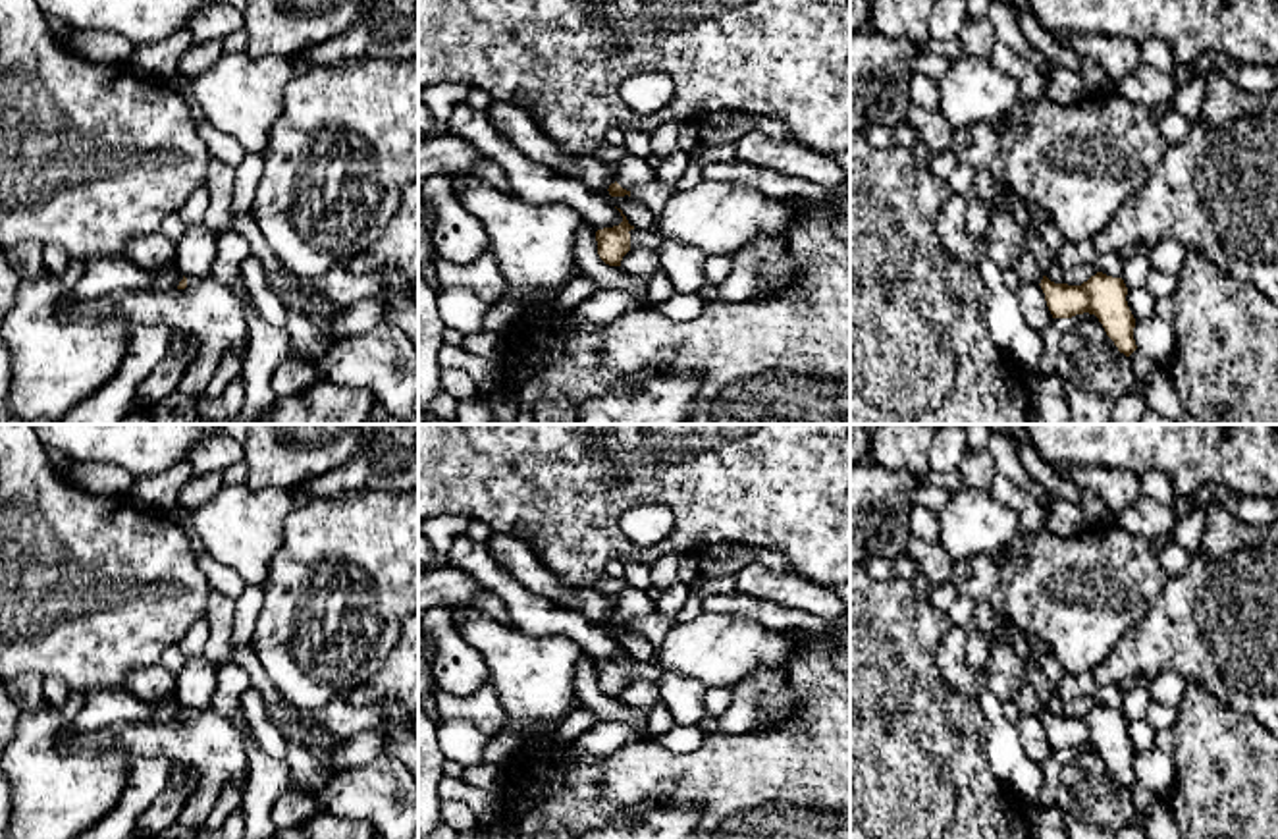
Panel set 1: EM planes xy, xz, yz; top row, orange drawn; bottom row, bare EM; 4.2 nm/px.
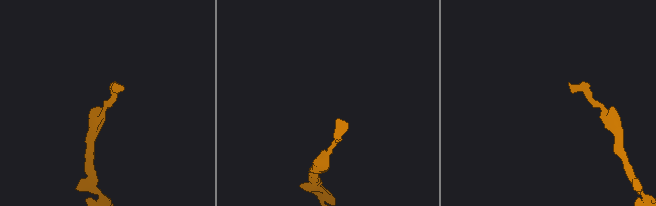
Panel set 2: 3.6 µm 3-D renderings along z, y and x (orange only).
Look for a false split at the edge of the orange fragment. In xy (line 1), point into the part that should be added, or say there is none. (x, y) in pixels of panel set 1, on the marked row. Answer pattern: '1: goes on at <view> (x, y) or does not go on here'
1: does not go on here

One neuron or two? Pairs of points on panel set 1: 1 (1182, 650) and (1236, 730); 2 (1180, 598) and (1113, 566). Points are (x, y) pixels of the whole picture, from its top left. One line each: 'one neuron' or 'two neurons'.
1: two neurons
2: two neurons

